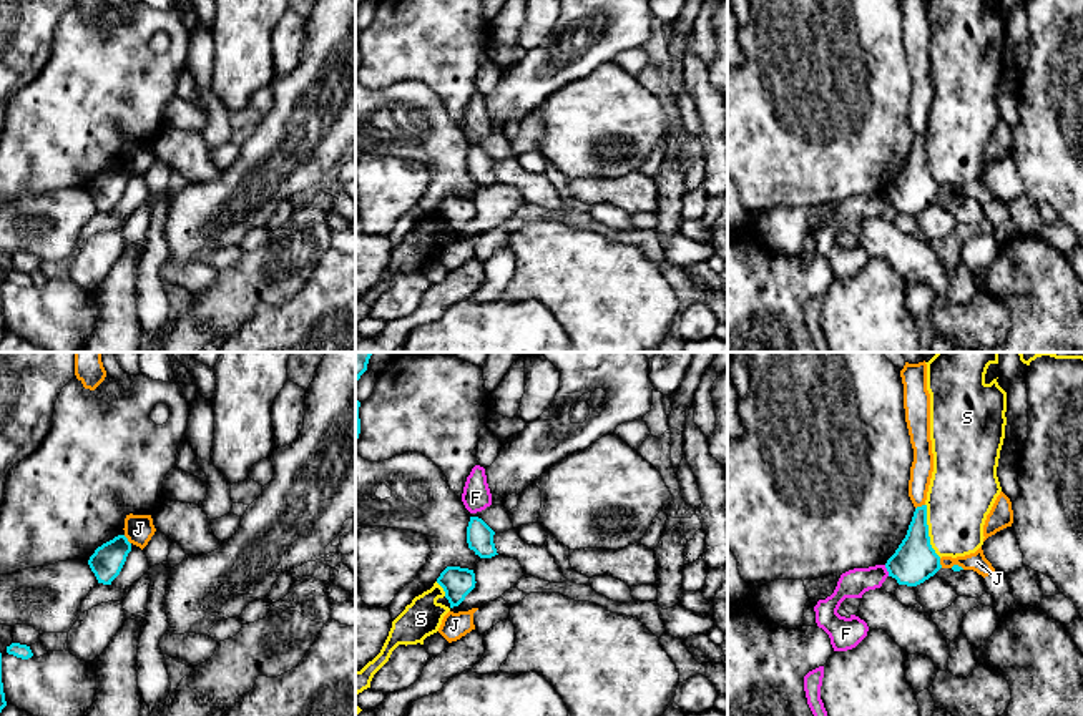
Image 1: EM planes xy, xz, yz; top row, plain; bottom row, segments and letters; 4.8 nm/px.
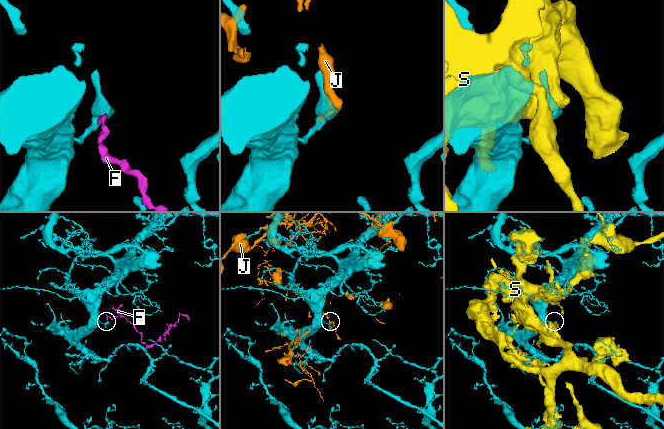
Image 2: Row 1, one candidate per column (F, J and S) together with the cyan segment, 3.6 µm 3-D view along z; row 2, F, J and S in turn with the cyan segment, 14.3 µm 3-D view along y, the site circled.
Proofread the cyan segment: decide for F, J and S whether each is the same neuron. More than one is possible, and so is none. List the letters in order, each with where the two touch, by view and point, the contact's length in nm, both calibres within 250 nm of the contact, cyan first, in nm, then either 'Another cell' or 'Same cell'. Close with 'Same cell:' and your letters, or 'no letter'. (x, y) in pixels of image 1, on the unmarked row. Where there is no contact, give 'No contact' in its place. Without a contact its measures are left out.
F: Touches cyan at yz (887, 198). Shared border 60 nm. Thickness 200 nm (cyan) against 140 nm. Another cell
J: Touches cyan at yz (919, 135). Shared border 50 nm. Thickness 200 nm (cyan) against 110 nm. Another cell
S: Touches cyan at yz (927, 158). Shared border 280 nm. Thickness 200 nm (cyan) against 320 nm. Another cell
Same cell: no letter

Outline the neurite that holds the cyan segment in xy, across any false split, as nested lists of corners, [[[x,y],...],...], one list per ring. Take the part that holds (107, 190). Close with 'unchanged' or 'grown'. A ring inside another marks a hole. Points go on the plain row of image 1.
[[[118,163],[98,174],[88,188],[98,211],[111,213],[111,209],[120,203],[130,179],[131,171],[125,163]]]; unchanged

